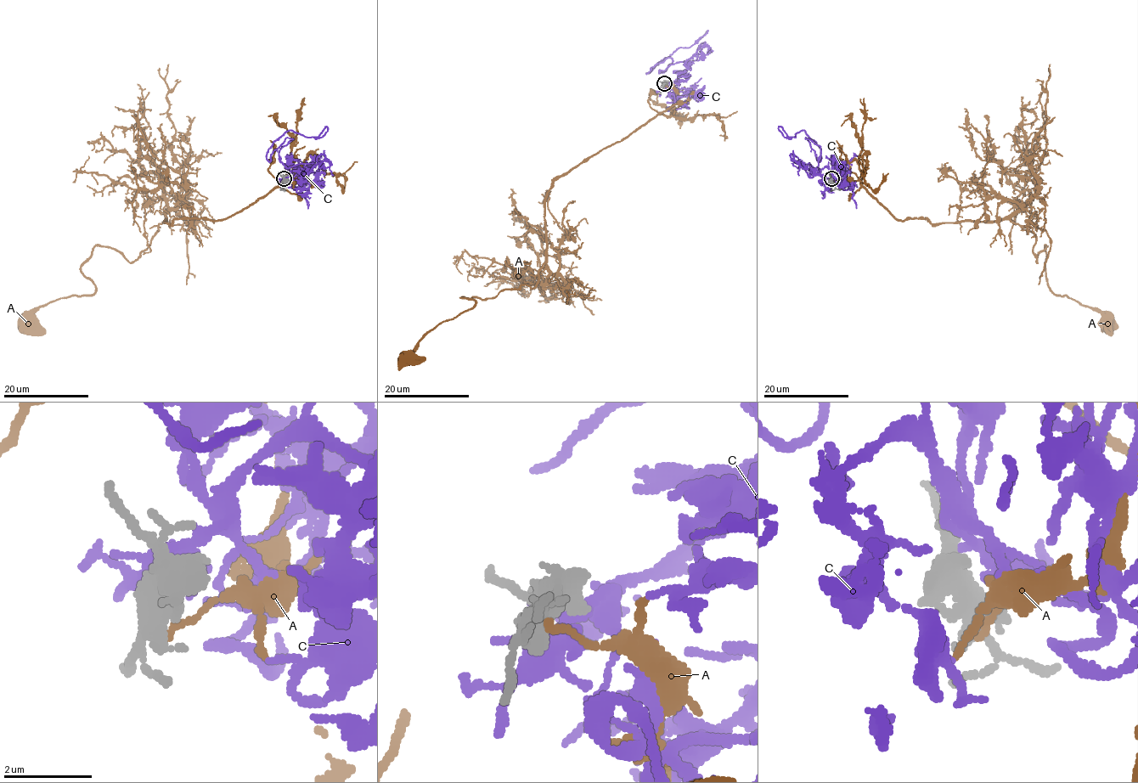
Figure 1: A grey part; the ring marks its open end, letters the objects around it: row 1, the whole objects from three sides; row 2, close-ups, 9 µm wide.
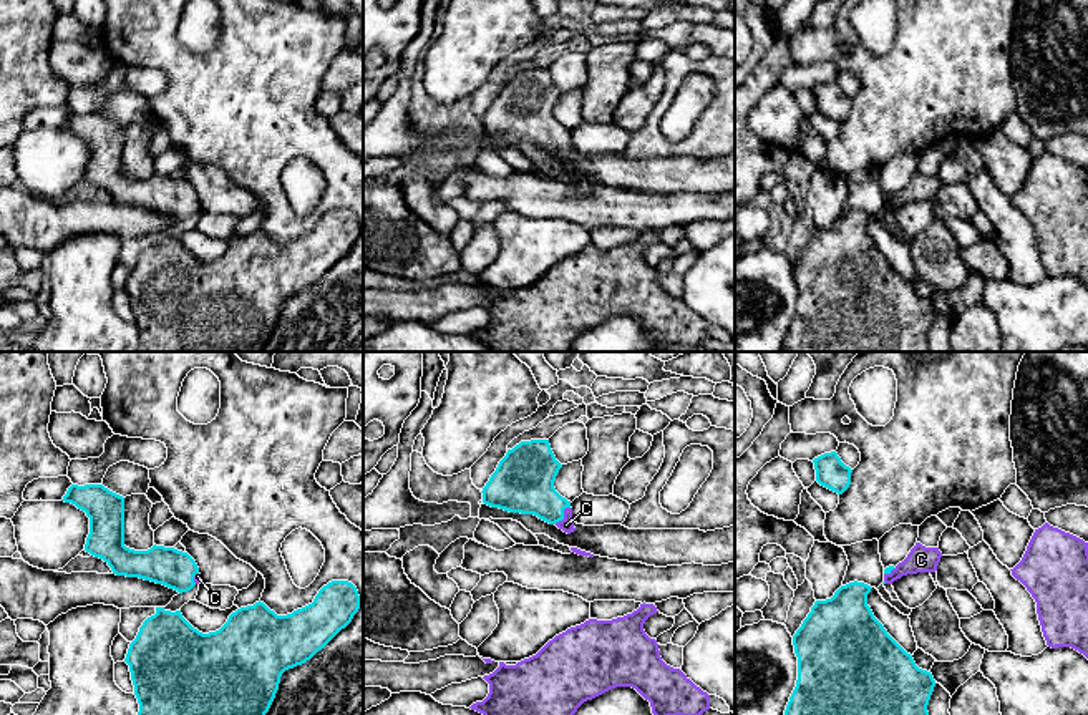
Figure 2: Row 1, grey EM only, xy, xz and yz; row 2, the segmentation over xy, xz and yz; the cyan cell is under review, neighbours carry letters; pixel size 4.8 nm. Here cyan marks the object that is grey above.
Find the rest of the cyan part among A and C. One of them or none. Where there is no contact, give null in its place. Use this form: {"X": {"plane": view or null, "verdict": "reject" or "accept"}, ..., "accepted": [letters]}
{"A": {"plane": null, "verdict": "reject"}, "C": {"plane": "xz", "verdict": "accept"}, "accepted": ["C"]}

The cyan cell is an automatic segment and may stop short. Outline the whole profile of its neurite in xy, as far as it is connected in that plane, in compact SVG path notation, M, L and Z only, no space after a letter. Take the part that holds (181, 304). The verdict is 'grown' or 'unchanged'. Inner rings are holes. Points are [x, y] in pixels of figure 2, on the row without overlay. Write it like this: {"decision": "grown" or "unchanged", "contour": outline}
{"decision": "unchanged", "contour": "M348 209L328 211L312 232L287 244L277 244L260 229L240 236L219 259L209 262L194 257L181 239L156 236L156 242L139 255L124 287L139 332L138 352L262 352L275 327L282 302L310 289L352 250L358 237L358 219Z"}

